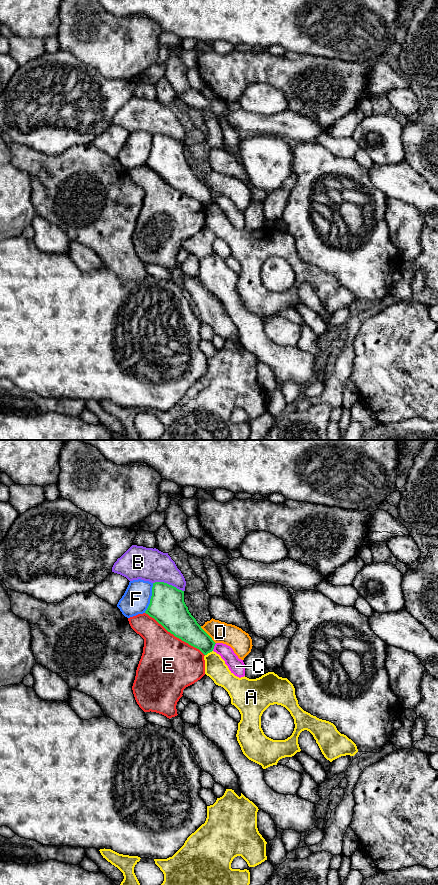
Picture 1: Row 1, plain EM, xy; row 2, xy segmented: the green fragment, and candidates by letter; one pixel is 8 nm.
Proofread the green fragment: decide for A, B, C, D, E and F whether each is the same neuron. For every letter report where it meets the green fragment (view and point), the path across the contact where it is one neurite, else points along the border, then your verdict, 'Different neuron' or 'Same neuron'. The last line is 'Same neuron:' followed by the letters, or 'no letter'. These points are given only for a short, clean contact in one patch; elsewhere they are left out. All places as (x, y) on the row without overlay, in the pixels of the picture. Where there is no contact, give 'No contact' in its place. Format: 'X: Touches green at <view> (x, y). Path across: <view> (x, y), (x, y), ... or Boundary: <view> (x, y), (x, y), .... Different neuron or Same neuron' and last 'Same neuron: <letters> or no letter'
A: Touches green at xy (208, 204). Boundary: xy (212, 202), (205, 207). Different neuron
B: Touches green at xy (168, 136). Different neuron
C: Touches green at xy (213, 199). Boundary: xy (216, 195), (212, 202). Different neuron
D: Touches green at xy (208, 187). Different neuron
E: Touches green at xy (175, 188). Different neuron
F: Touches green at xy (151, 150). Different neuron
Same neuron: no letter

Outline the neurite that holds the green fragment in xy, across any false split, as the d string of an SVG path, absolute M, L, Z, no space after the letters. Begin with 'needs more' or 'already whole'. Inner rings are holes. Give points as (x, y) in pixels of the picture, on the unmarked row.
already whole; M164 134L153 135L150 156L145 165L204 207L213 203L216 195L189 164L184 154L184 143Z

